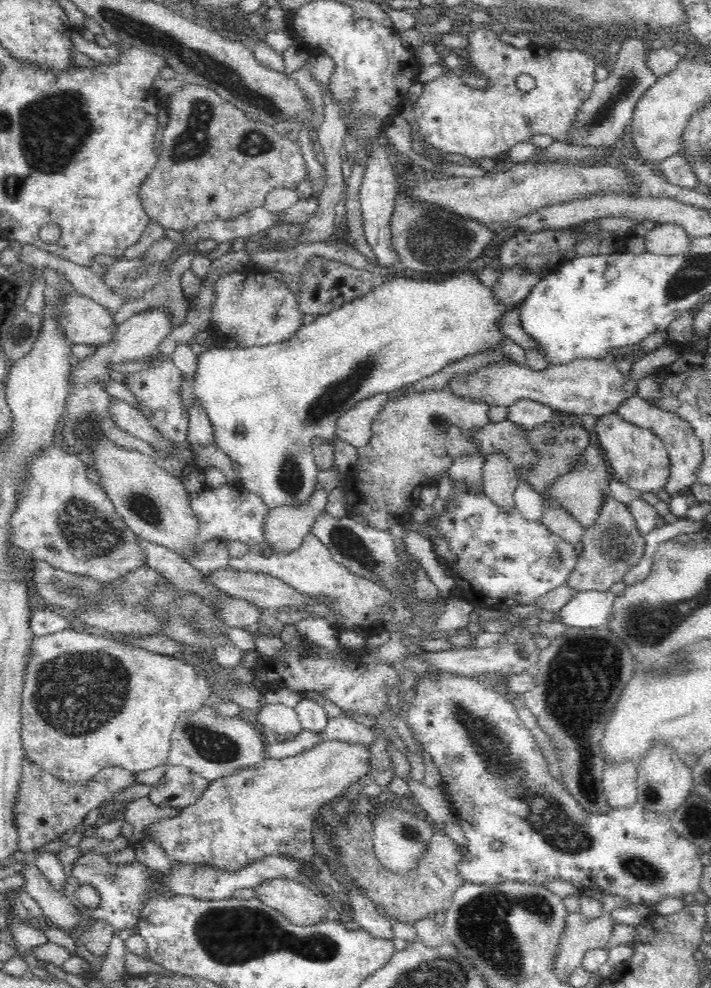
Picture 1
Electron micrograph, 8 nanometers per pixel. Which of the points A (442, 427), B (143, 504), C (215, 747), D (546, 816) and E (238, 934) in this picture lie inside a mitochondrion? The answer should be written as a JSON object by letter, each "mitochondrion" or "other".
{"A":"mitochondrion","B":"mitochondrion","C":"mitochondrion","D":"mitochondrion","E":"mitochondrion"}

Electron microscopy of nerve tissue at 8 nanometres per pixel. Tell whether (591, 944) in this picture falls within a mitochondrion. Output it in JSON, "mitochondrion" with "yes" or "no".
{"mitochondrion":"no"}

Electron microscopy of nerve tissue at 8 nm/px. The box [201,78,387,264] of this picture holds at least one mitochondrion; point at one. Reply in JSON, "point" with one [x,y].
{"point":[253,144]}

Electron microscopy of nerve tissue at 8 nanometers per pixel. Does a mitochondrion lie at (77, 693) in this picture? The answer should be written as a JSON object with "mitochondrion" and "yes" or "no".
{"mitochondrion":"yes"}

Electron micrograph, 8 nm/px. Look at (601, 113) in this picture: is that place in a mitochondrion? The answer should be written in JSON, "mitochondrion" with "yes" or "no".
{"mitochondrion":"yes"}

